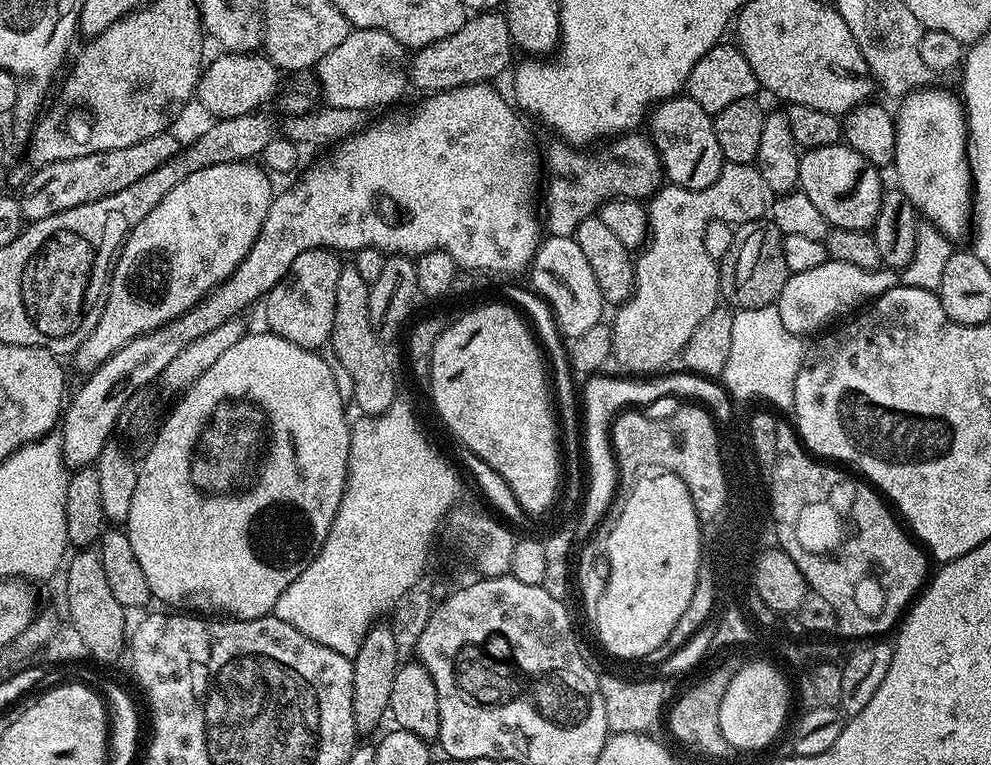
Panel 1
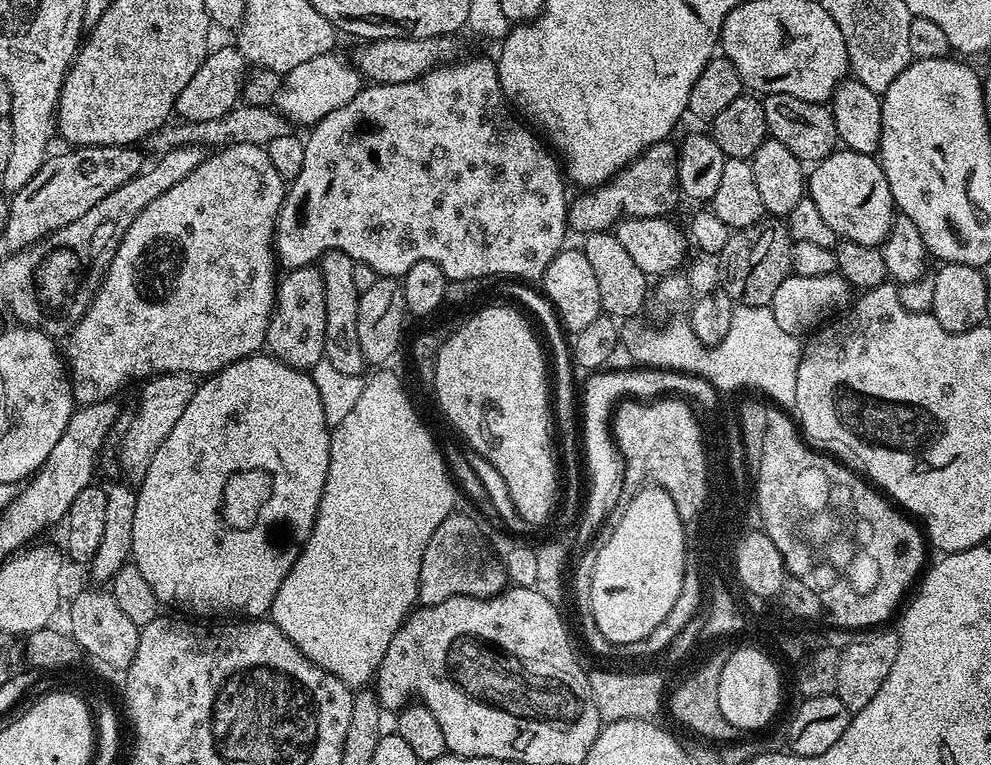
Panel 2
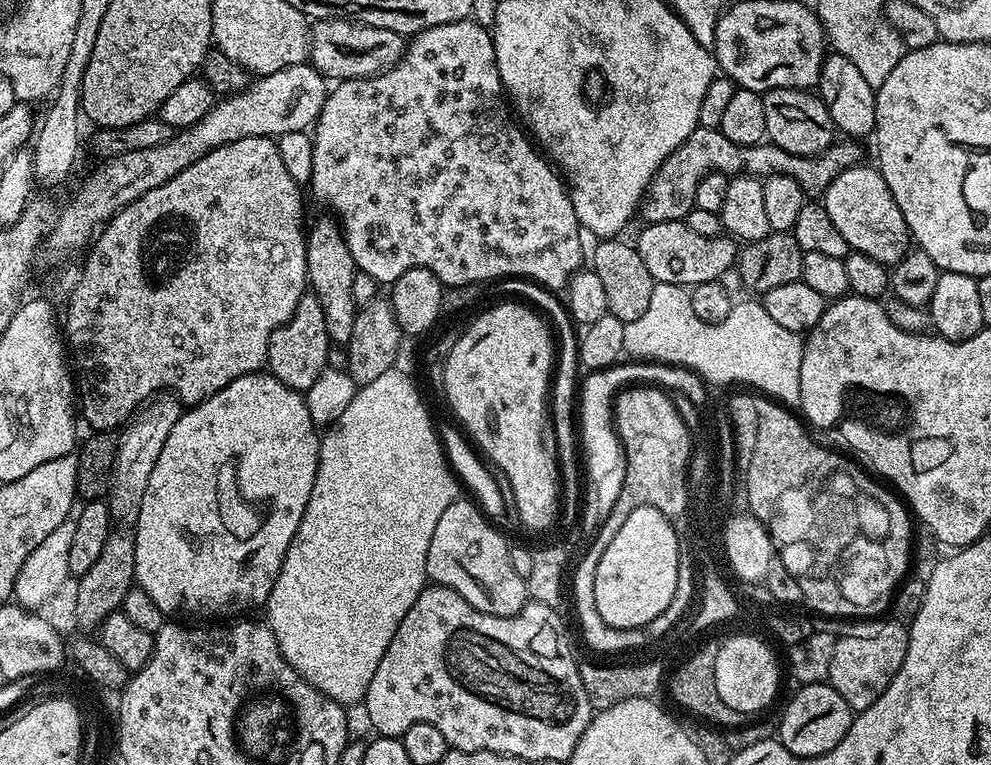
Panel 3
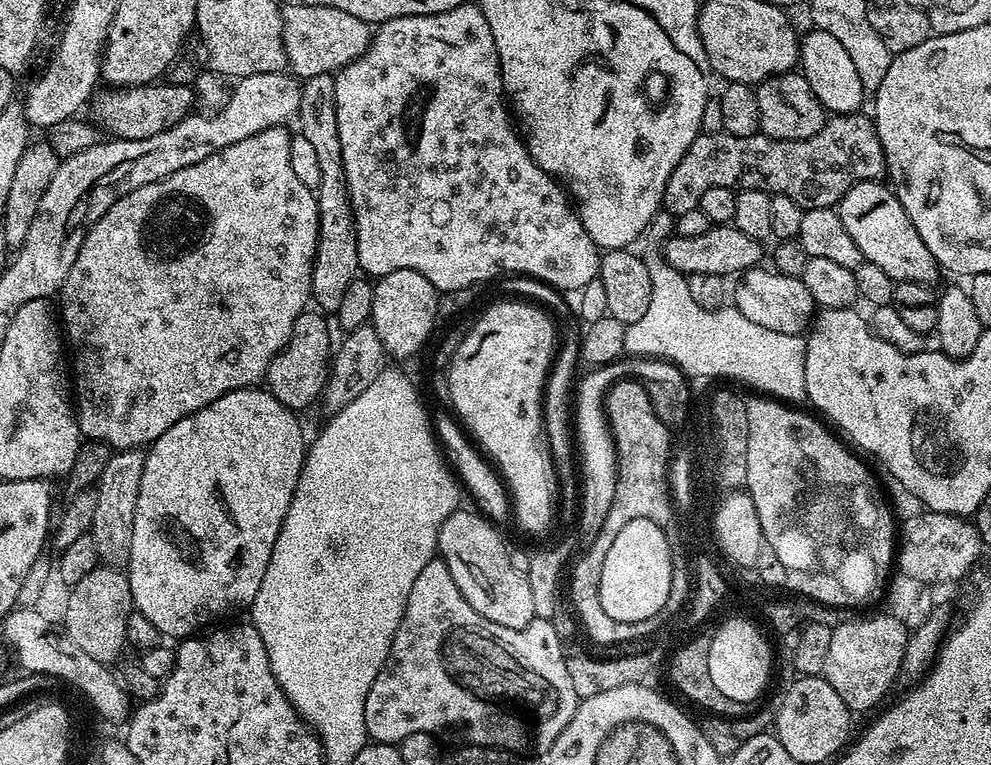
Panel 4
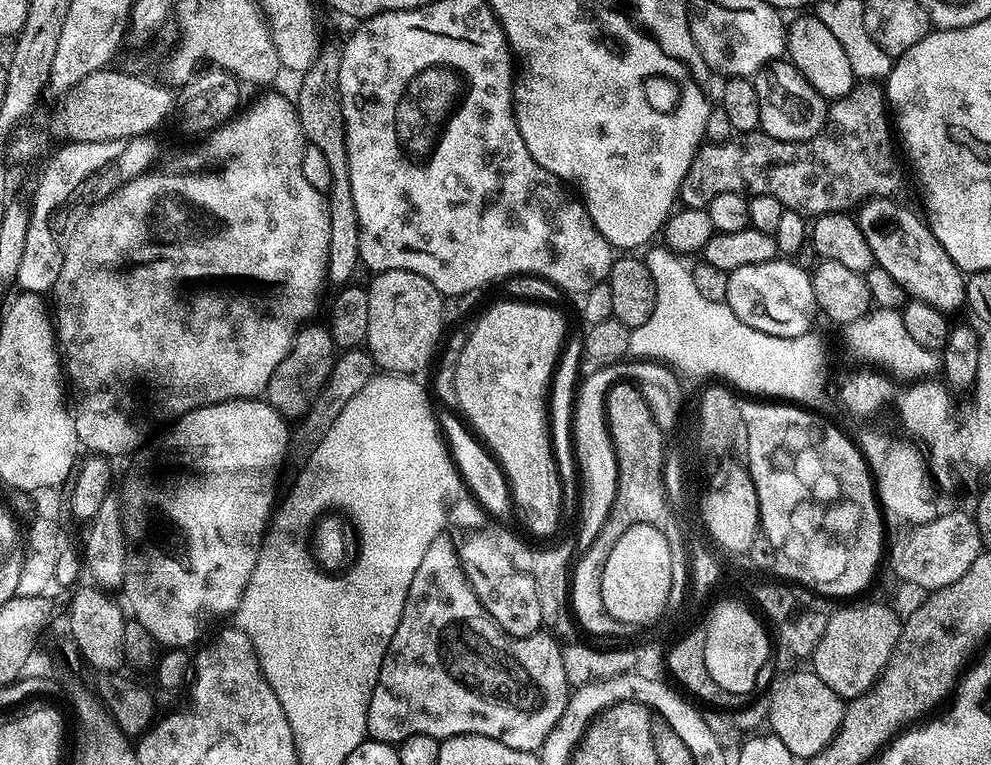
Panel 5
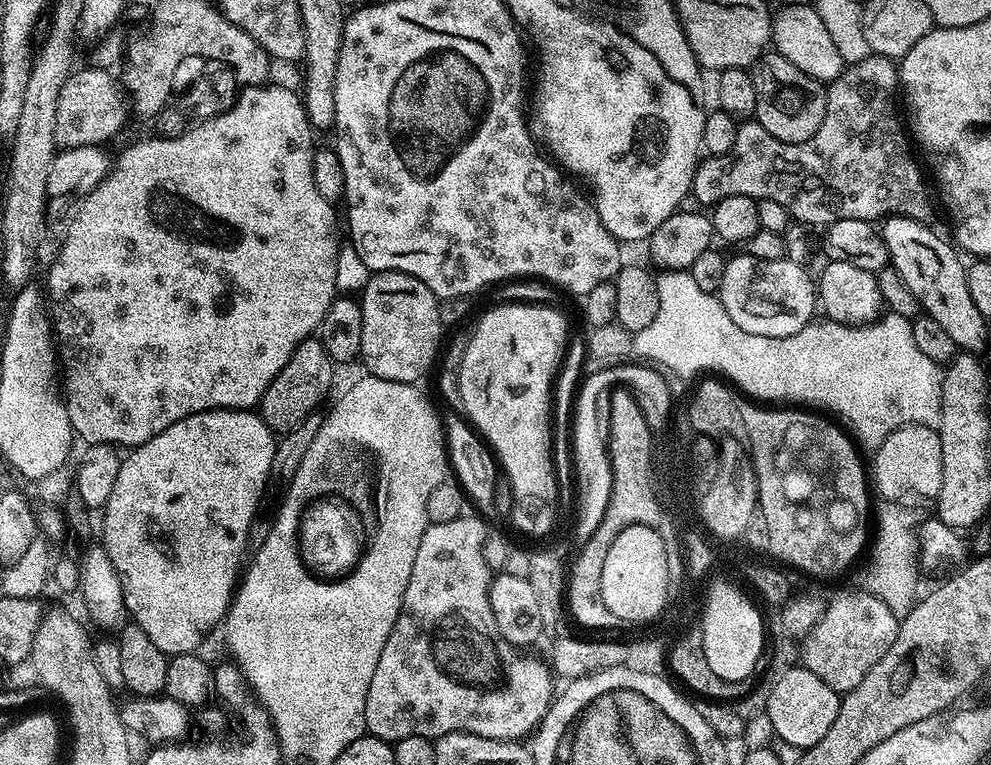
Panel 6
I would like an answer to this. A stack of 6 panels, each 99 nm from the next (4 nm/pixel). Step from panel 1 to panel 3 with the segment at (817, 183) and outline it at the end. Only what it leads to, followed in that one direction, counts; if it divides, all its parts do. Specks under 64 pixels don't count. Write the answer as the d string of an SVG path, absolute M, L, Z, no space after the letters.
M861 162L855 166L846 166L830 182L830 186L822 193L822 203L826 214L830 214L830 222L838 226L838 234L846 238L849 249L861 252L886 266L898 263L910 251L910 233L906 226L906 218L902 218L902 210L898 210L898 202L890 194L890 186L886 186L886 178L882 178L879 167L867 168L867 163Z

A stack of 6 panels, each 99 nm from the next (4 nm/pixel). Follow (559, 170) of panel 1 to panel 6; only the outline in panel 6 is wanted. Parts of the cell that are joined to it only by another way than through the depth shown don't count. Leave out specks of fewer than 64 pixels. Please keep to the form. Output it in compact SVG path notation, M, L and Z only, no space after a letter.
M869 54L856 63L849 63L844 71L831 81L826 88L828 101L826 102L826 114L822 118L822 126L818 126L818 130L814 134L814 138L810 138L806 142L798 142L797 144L787 144L778 138L774 138L761 124L757 124L755 119L748 118L743 121L736 129L736 137L734 138L734 146L726 158L704 158L696 165L696 173L692 179L691 195L697 200L711 206L722 202L722 198L733 196L734 194L742 194L749 196L756 201L769 200L770 202L778 202L781 206L786 206L789 217L793 221L799 222L805 226L813 226L812 224L821 224L827 226L845 220L846 218L854 218L855 220L871 220L873 222L883 221L890 216L905 216L911 220L921 222L931 221L932 216L932 196L928 193L928 188L924 185L924 176L920 173L920 164L912 157L913 145L910 143L909 137L906 135L905 125L896 117L896 100L898 104L898 68L889 57L877 56Z

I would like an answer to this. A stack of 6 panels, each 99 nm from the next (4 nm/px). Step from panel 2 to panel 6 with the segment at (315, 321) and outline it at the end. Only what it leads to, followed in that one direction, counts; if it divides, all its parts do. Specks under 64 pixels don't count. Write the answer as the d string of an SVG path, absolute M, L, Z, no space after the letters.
M319 338L303 340L290 354L290 362L282 366L282 370L270 382L266 394L258 405L258 414L271 428L273 433L285 434L315 413L323 402L324 395L332 388L332 369L334 363L330 354L323 348L323 342Z

